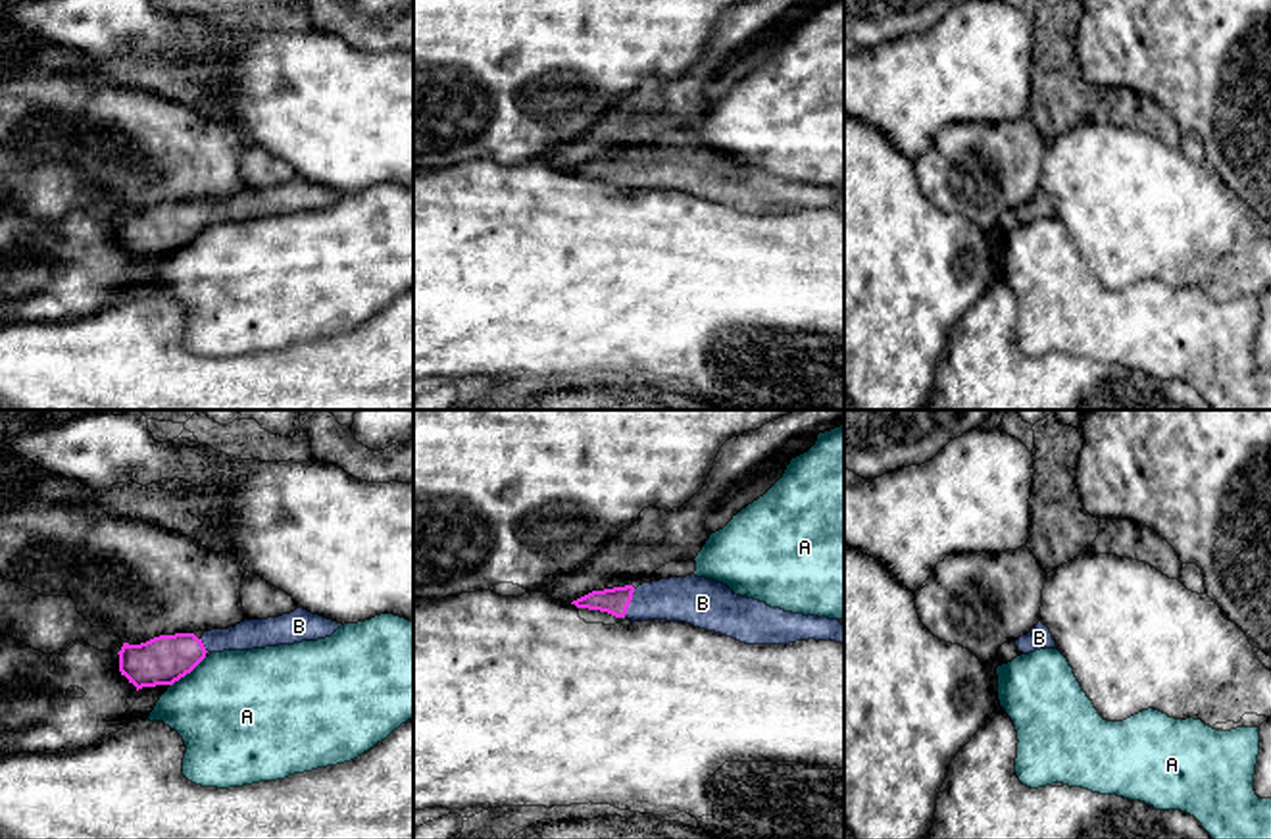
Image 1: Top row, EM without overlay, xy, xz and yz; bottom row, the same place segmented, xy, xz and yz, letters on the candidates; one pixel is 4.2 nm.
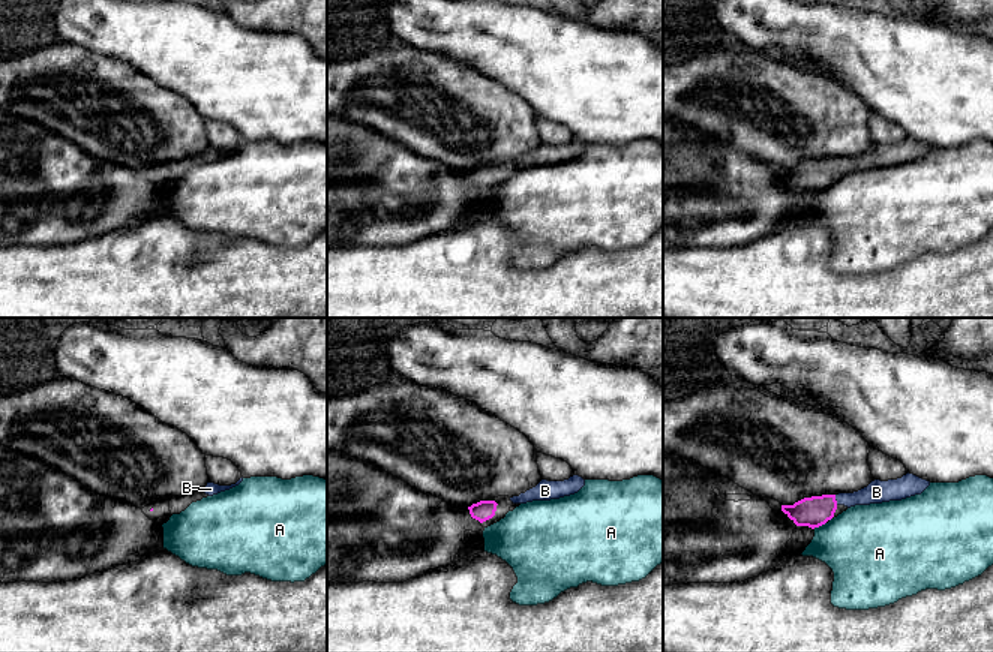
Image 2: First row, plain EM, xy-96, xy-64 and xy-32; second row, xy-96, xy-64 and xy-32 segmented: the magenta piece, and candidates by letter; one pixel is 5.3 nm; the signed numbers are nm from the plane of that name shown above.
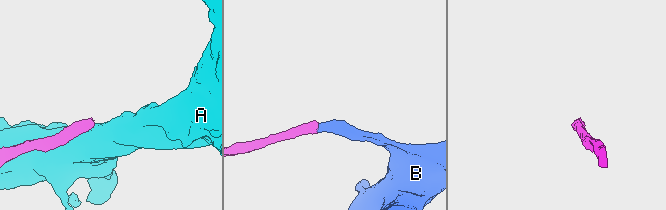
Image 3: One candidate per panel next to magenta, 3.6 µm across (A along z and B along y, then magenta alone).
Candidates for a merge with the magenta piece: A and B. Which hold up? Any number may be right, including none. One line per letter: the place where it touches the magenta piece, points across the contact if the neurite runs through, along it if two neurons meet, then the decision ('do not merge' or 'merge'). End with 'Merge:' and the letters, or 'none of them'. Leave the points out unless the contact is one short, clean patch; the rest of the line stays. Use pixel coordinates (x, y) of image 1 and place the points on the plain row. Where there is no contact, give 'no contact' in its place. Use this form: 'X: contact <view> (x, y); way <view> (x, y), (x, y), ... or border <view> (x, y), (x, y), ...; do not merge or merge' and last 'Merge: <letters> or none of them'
A: contact xy (187, 241); do not merge
B: contact xz (629, 172); way xz (616, 170), (629, 172), (689, 168); merge
Merge: B

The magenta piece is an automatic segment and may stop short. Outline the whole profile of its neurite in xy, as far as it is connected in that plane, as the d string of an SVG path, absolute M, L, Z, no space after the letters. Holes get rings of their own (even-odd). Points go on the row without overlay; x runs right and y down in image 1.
M296 177L290 183L267 189L244 189L229 198L204 200L198 208L194 202L160 204L140 214L123 212L119 223L119 241L138 258L156 254L173 254L190 242L208 221L252 219L279 214L294 214L302 210L317 210L331 206L342 192Z

